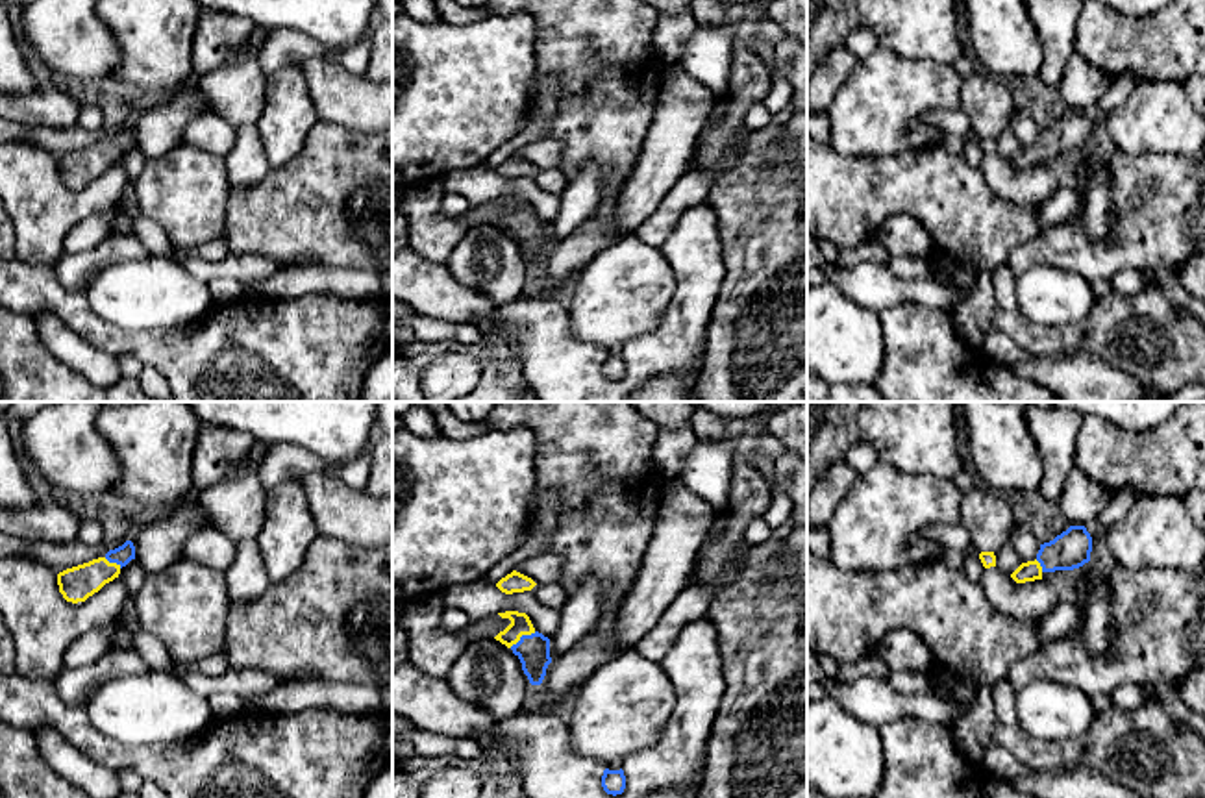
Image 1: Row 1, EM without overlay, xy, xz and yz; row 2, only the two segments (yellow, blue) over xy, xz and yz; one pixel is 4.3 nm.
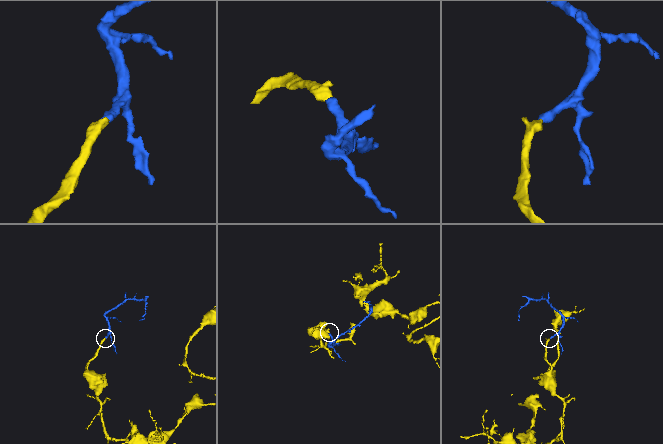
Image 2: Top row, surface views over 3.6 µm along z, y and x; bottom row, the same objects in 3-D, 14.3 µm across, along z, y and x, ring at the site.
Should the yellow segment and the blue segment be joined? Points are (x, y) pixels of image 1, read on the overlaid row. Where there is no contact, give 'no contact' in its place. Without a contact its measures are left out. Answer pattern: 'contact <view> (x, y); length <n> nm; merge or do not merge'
contact xz (522, 634); length 140 nm; merge

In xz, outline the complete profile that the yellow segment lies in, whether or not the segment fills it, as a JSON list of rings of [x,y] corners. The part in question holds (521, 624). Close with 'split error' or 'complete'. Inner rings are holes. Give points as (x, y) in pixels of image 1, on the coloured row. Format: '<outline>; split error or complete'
[[[505,611],[498,615],[502,618],[509,618],[511,624],[494,639],[511,648],[520,659],[529,683],[540,685],[546,676],[546,668],[552,663],[550,639],[533,628],[526,613]]]; split error

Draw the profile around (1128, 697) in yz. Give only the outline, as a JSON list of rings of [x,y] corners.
[[[1124,683],[1111,692],[1112,705],[1124,711],[1138,709],[1148,698],[1148,692],[1135,683]]]

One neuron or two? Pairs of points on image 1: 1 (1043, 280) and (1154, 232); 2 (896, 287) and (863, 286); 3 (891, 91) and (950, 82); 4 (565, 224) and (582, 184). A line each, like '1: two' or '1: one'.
1: two
2: one
3: one
4: one

